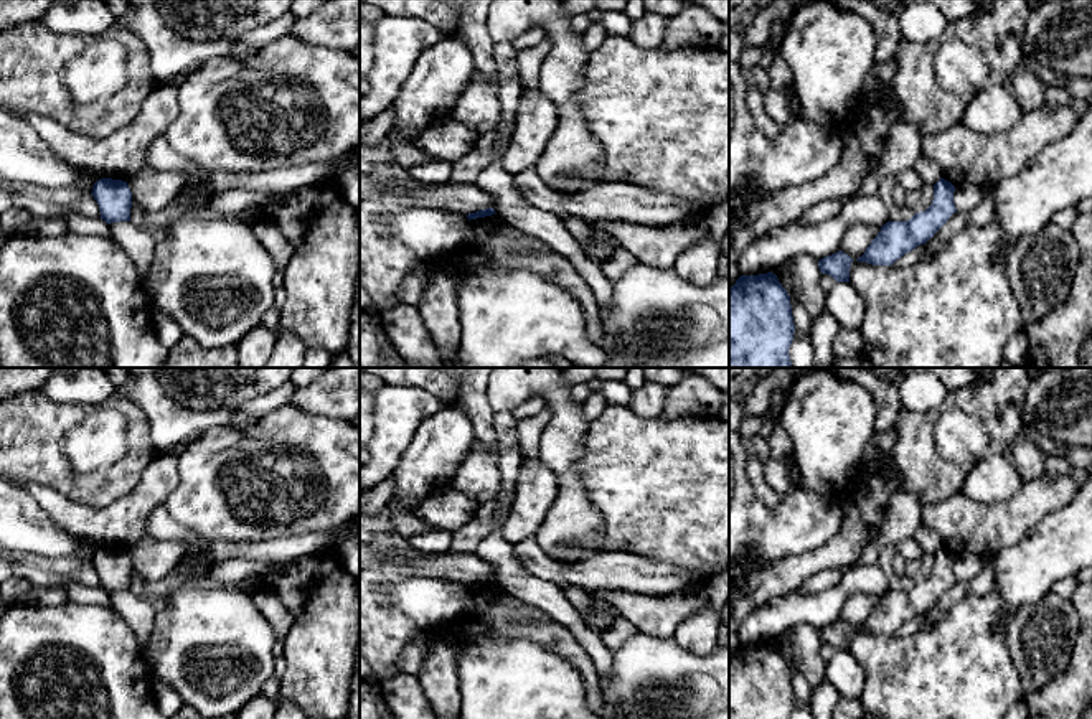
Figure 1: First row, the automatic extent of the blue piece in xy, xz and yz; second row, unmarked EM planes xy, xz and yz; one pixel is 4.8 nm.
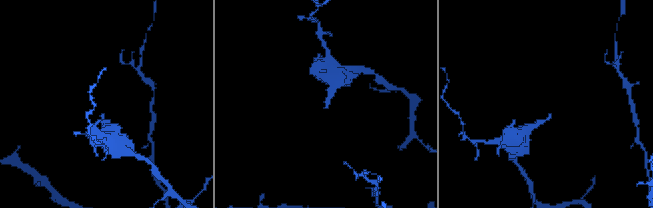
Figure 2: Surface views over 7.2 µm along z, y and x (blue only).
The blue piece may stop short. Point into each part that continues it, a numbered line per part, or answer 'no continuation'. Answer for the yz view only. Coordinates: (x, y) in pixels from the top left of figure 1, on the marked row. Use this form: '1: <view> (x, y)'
no continuation

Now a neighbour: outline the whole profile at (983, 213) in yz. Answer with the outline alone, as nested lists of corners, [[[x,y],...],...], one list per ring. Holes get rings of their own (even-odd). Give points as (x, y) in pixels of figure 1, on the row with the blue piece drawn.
[[[988,191],[980,204],[968,213],[968,226],[983,228],[995,219],[995,200]]]

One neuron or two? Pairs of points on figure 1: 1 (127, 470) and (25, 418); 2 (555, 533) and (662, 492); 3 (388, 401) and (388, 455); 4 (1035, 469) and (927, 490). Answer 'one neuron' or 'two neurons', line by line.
1: one neuron
2: two neurons
3: one neuron
4: two neurons

